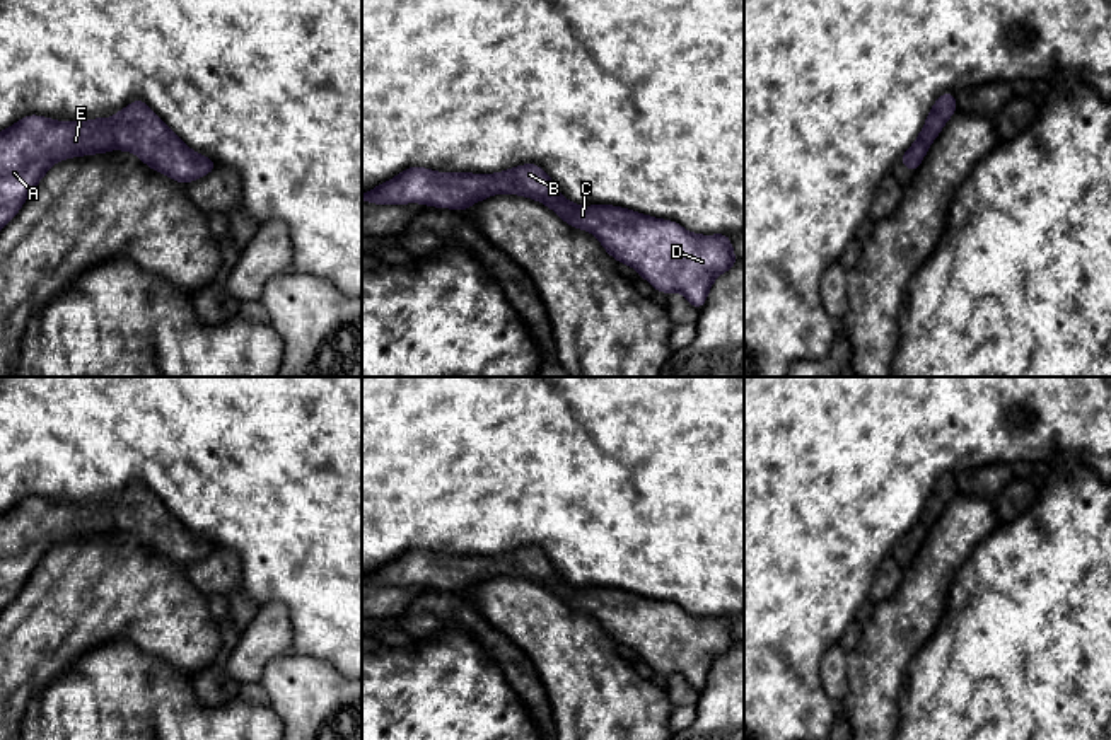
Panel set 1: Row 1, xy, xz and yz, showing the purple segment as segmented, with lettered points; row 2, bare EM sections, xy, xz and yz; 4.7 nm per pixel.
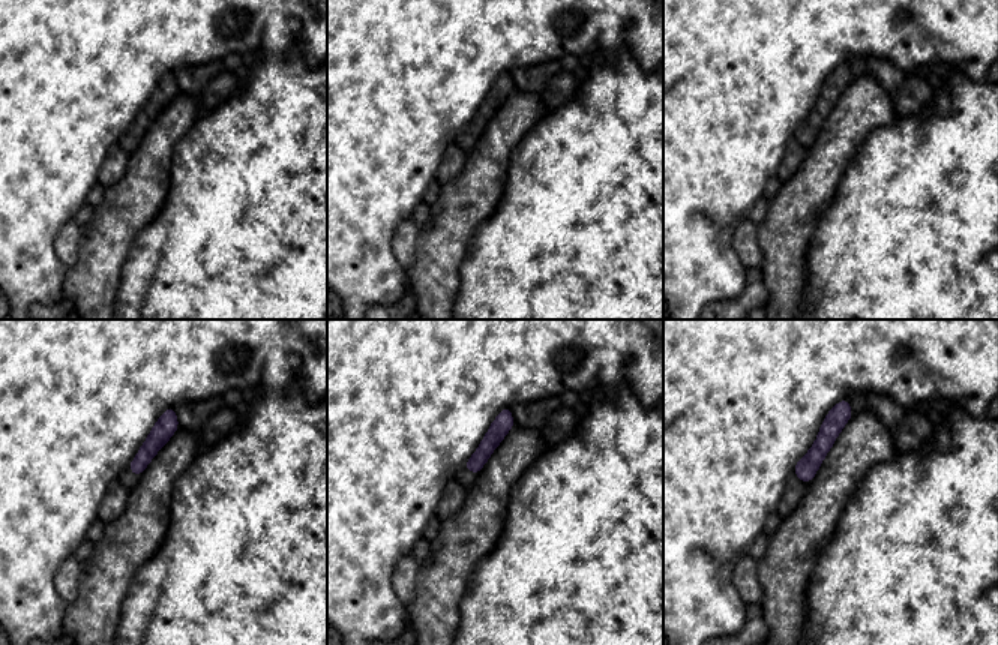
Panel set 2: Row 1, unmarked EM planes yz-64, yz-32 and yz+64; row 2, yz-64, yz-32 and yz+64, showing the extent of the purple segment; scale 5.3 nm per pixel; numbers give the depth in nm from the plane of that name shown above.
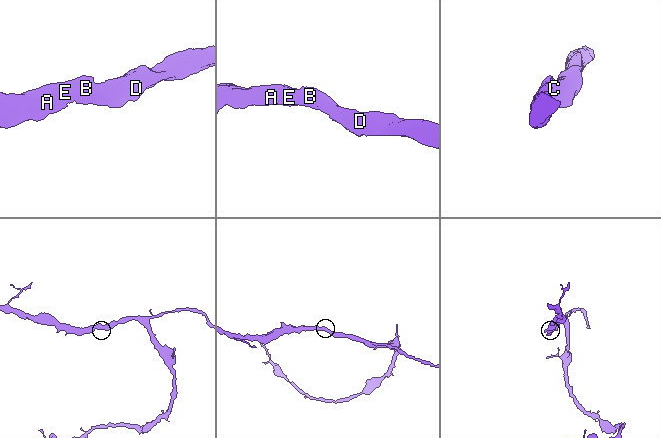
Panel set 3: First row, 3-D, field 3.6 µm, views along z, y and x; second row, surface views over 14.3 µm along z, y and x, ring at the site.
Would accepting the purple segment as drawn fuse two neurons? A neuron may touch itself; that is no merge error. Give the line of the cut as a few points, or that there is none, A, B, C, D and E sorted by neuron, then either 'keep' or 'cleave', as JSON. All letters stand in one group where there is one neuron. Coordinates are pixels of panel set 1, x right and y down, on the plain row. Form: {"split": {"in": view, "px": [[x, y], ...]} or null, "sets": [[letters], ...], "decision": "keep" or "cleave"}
{"split": null, "sets": [["A", "B", "C", "D", "E"]], "decision": "keep"}

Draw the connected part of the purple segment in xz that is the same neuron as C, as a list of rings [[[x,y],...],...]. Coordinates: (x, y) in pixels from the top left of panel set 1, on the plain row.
[[[536,546],[497,556],[408,549],[364,575],[362,583],[422,585],[464,593],[495,575],[519,576],[550,588],[568,607],[594,616],[616,645],[635,650],[657,674],[679,674],[696,691],[705,687],[715,660],[739,645],[727,616],[691,616],[672,602],[613,587],[575,587],[560,576],[551,559]]]

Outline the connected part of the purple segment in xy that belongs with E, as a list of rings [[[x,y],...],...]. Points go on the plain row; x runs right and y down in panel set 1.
[[[140,481],[109,501],[55,503],[31,496],[0,513],[0,612],[56,544],[109,532],[137,535],[145,547],[183,566],[218,549],[193,534]]]

